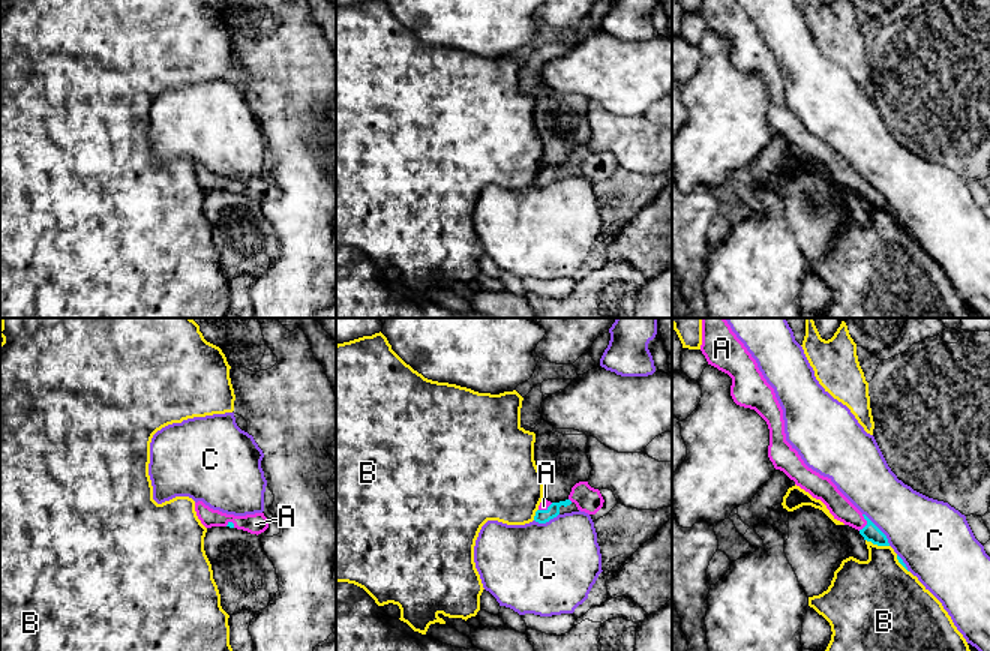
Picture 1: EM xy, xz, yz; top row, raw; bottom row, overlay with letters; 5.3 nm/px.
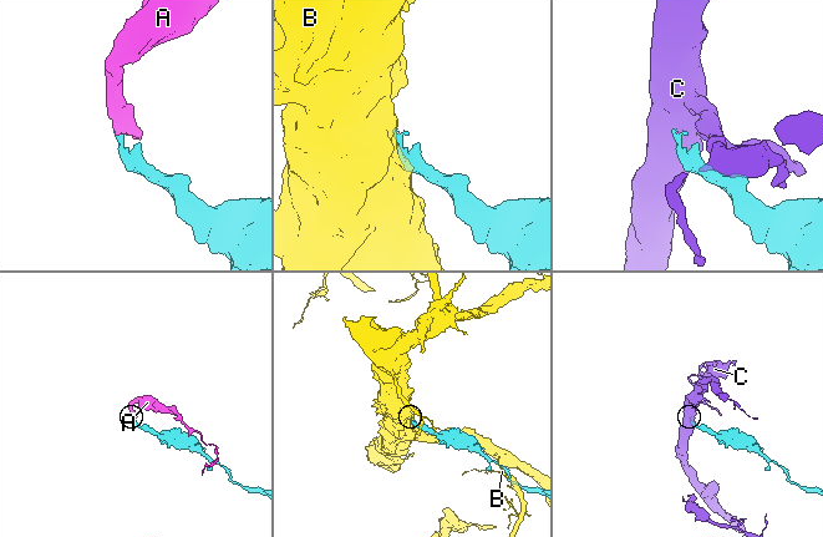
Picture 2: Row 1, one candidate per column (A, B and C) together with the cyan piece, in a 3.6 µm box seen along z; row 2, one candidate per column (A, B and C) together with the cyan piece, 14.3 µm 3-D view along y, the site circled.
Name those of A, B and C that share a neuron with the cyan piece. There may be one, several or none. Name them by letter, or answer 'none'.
A

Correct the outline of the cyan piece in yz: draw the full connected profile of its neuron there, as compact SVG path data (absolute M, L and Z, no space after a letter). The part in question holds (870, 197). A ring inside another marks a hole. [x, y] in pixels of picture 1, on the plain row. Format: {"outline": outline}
{"outline": "M702 0L700 15L708 28L732 42L730 60L740 70L754 74L768 88L768 122L796 150L820 164L834 183L860 195L864 204L890 210L886 200L862 178L831 146L808 132L786 105L783 74L756 24L736 0Z"}

